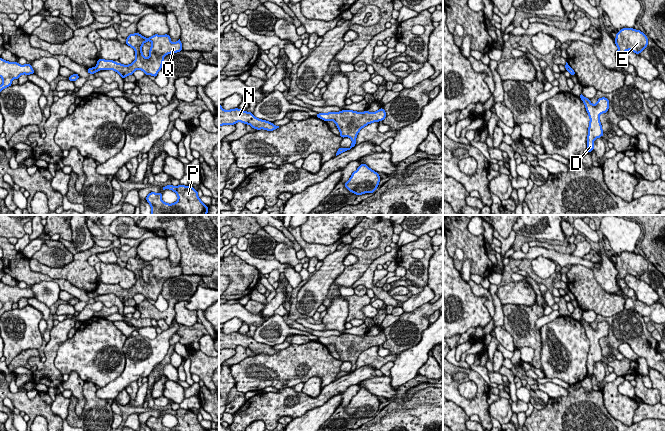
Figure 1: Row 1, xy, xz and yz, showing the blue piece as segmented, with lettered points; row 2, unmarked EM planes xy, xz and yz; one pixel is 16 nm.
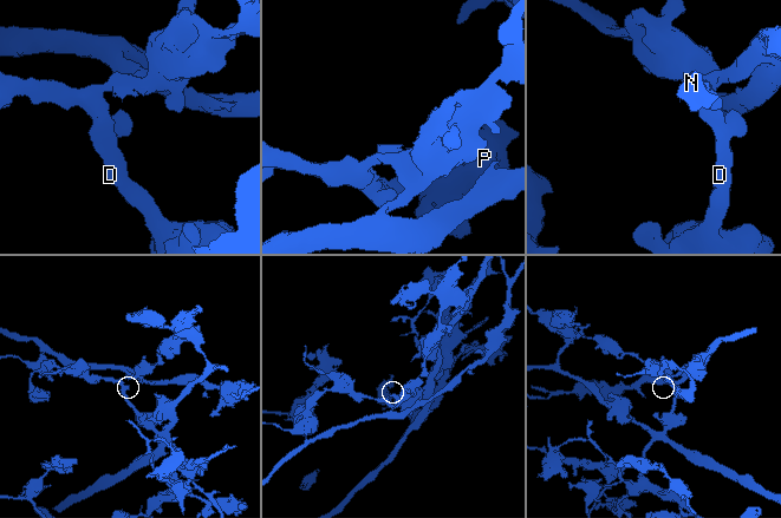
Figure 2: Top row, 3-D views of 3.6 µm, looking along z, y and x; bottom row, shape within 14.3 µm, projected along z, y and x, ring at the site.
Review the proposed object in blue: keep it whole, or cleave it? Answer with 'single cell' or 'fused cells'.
fused cells

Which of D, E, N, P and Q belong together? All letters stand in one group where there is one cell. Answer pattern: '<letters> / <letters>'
D N P / E Q

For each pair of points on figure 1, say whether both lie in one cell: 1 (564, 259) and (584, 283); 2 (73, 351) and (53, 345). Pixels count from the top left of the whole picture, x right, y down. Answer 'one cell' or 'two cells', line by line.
1: two cells
2: two cells

